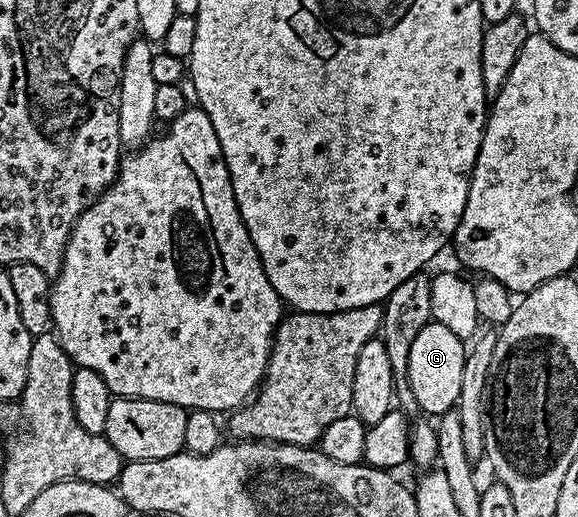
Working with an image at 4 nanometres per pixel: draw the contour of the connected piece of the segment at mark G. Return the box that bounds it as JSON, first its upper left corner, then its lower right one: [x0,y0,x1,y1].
[408,320,467,416]

